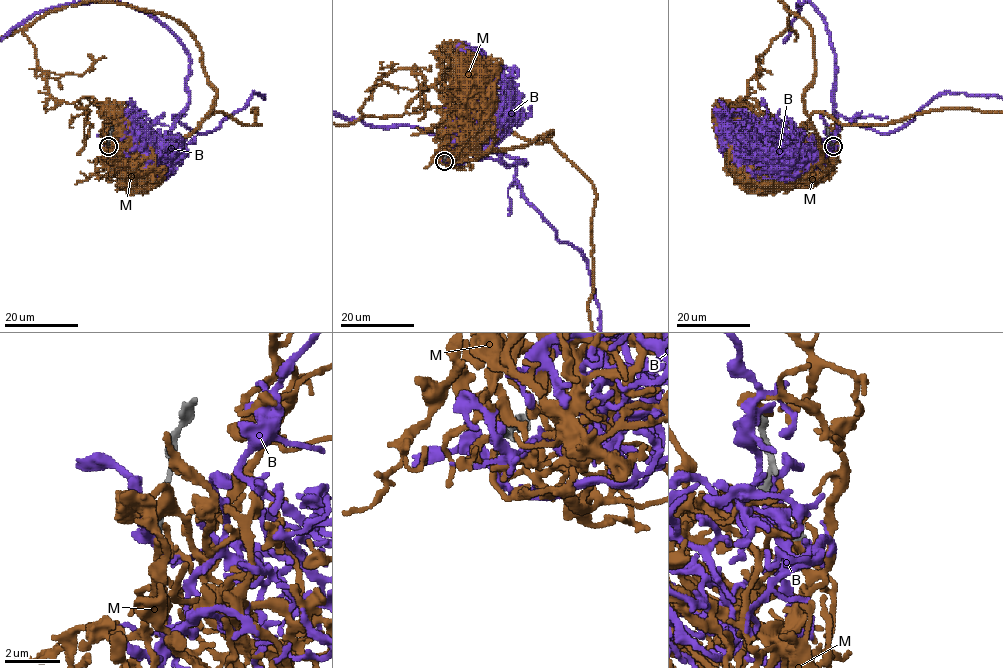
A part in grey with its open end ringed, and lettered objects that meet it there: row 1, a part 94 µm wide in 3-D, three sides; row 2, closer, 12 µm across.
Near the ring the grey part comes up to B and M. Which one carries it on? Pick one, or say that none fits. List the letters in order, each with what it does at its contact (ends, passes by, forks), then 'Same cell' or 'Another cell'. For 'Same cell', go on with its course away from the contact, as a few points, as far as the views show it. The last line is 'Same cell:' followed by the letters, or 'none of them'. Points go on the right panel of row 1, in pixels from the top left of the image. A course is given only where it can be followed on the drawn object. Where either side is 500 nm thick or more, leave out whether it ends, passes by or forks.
B: It passes by. Same cell
M: It forks there. Another cell
Same cell: B

